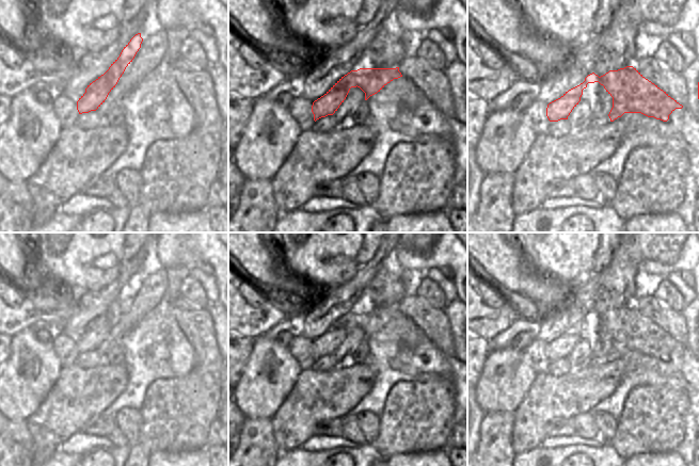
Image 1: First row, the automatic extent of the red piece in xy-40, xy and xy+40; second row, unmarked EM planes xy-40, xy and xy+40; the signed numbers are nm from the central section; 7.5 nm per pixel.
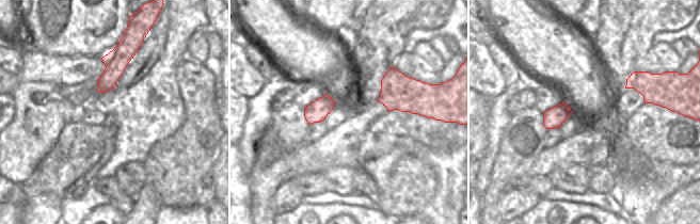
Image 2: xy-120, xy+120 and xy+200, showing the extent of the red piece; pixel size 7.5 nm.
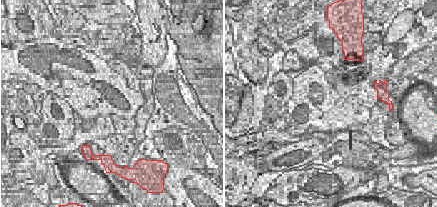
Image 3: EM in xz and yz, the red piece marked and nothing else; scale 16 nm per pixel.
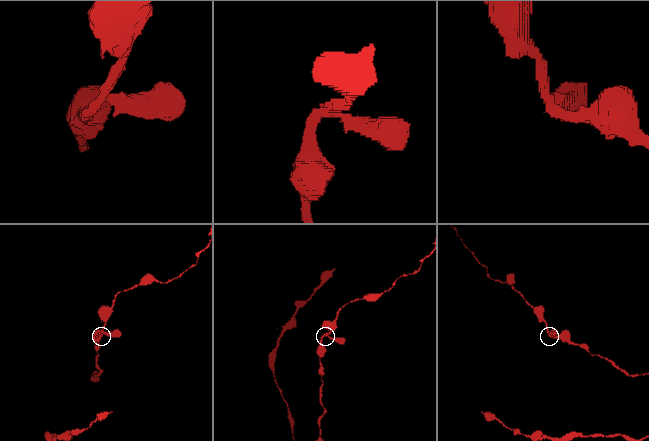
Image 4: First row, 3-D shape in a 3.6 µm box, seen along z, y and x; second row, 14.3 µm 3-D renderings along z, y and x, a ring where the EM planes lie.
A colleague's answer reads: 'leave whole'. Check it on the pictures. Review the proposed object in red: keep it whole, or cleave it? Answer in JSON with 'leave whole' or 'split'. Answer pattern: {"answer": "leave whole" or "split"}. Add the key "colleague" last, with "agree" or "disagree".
{"answer": "split", "colleague": "disagree"}

